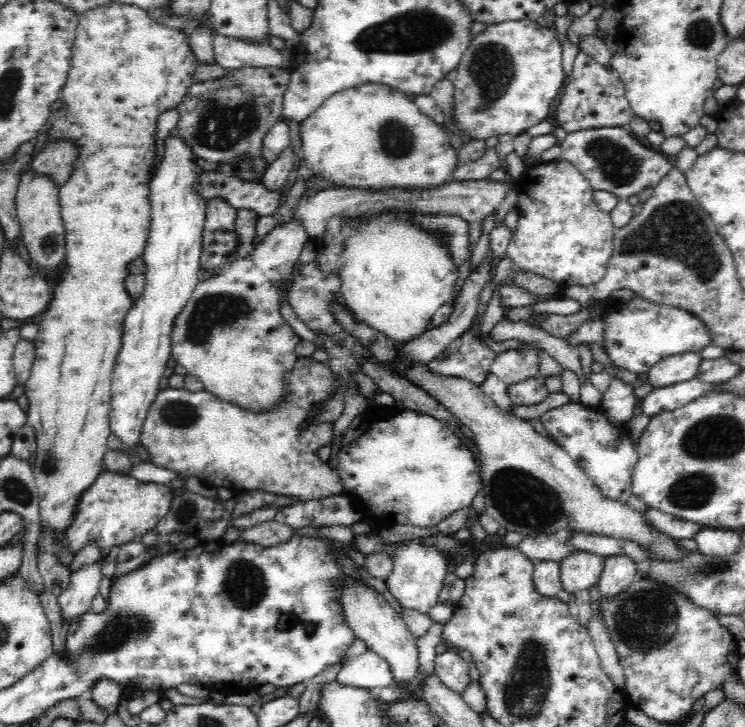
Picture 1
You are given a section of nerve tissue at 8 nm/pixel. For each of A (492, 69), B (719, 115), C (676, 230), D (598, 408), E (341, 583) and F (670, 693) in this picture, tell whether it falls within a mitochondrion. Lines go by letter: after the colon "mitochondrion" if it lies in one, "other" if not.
A: mitochondrion
B: other
C: mitochondrion
D: other
E: other
F: other

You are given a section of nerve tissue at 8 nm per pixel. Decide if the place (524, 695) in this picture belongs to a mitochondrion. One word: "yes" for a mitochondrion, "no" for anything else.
yes

